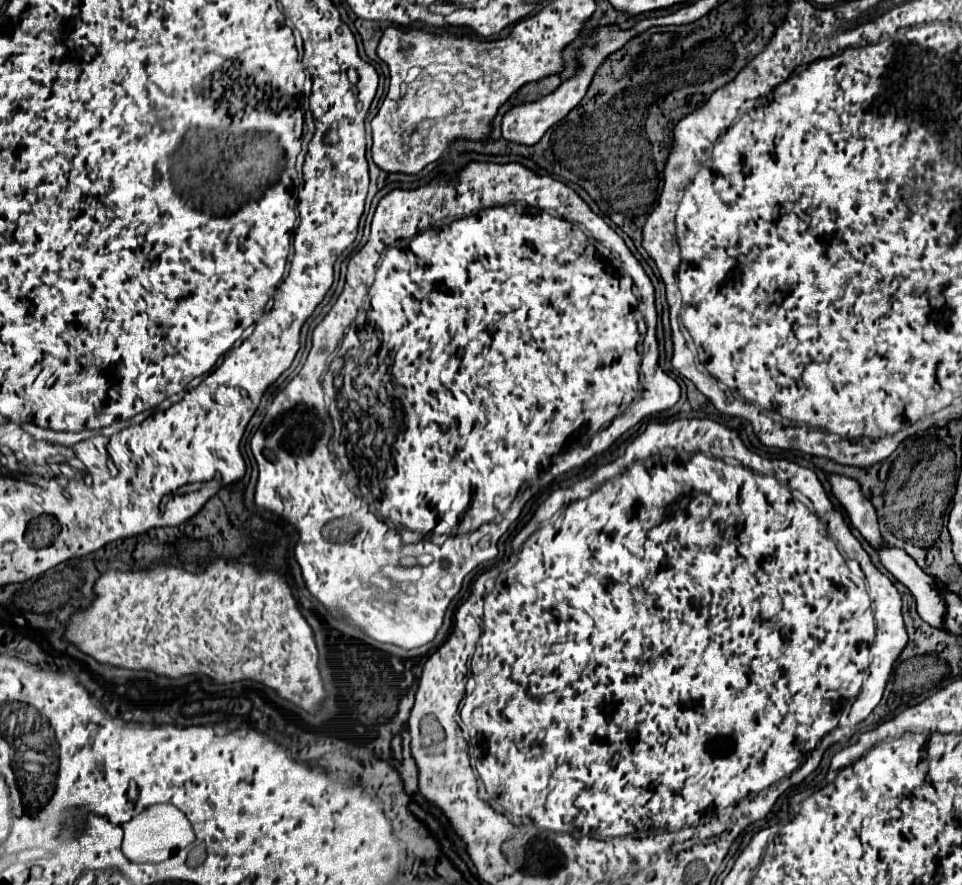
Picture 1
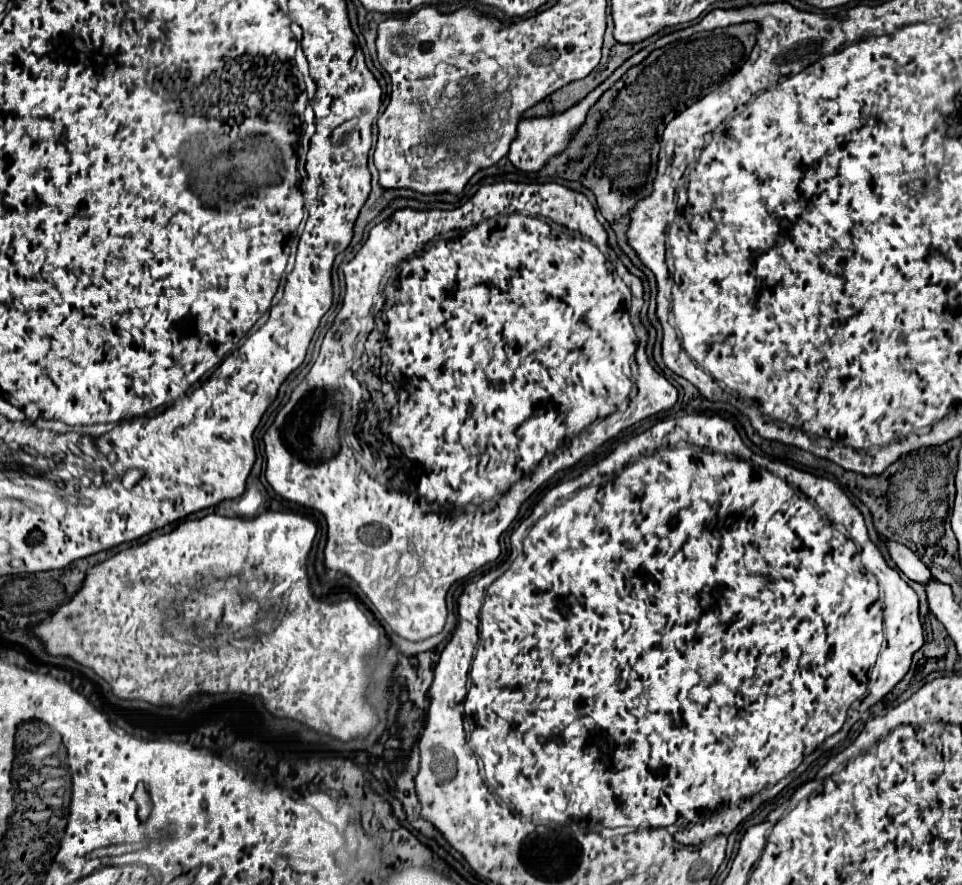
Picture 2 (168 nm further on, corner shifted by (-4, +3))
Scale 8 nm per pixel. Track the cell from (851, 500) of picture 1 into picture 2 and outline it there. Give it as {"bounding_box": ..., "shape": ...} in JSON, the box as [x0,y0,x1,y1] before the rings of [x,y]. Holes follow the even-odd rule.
{"bounding_box":[878,534,932,584],"shape":[[[878,534],[878,538],[880,538],[882,544],[886,546],[886,550],[888,550],[890,558],[896,562],[896,566],[898,566],[910,580],[924,584],[924,582],[928,582],[928,580],[932,578],[930,570],[920,562],[920,558],[918,558],[908,546],[898,544],[898,542],[894,542],[894,540],[888,540],[888,538],[884,538],[882,534]]]}

